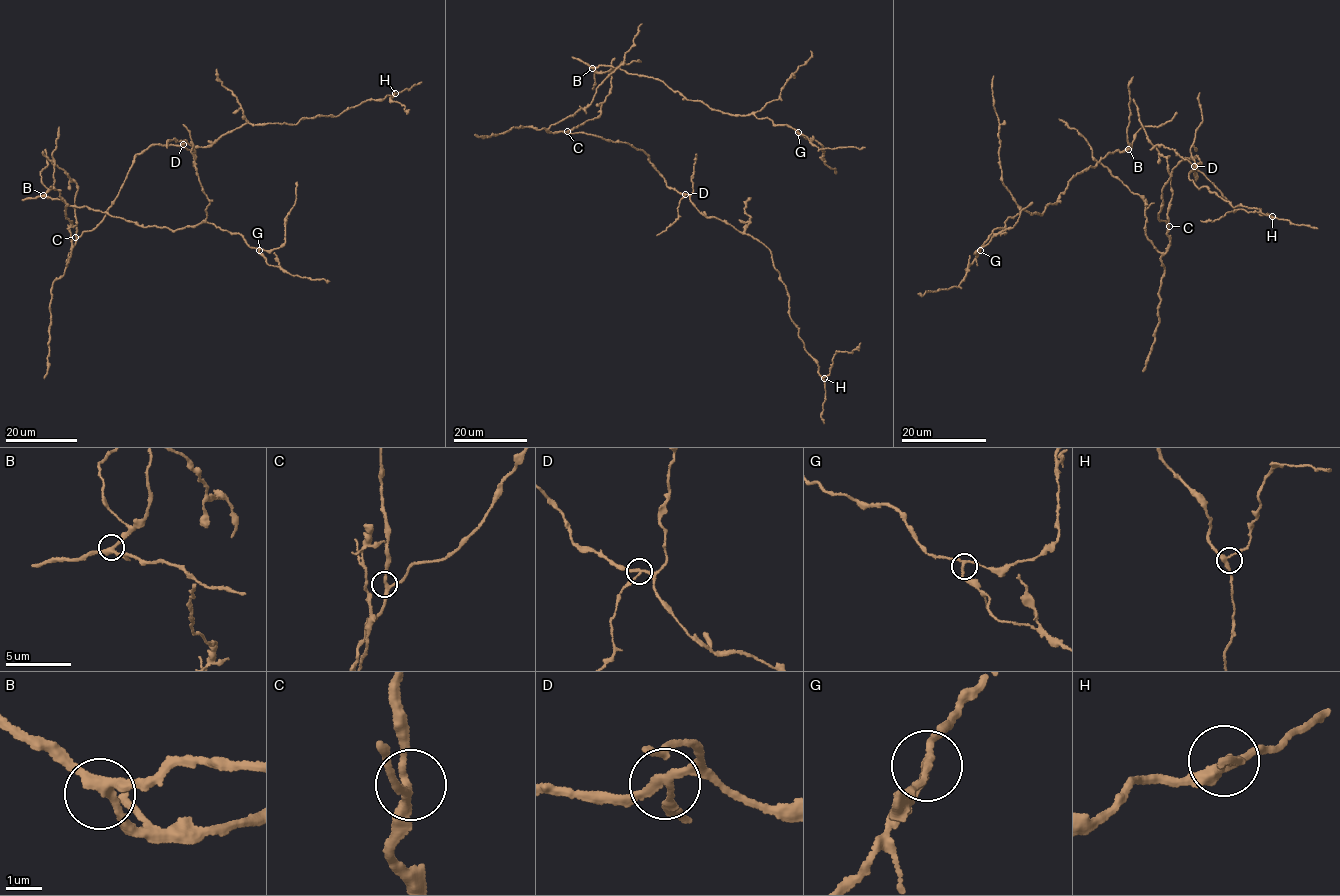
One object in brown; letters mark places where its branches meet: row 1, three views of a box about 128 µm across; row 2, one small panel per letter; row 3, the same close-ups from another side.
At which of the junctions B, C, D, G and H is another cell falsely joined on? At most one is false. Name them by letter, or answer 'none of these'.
D

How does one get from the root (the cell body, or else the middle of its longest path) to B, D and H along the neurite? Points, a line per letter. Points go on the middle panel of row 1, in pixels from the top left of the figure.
B: (574, 133), (547, 131), (552, 124), (592, 102), (599, 84), (619, 69), (599, 64), (592, 68)
D: (574, 133), (595, 134), (642, 149), (668, 186), (685, 194)
H: (574, 133), (642, 149), (668, 186), (689, 195), (699, 212), (768, 247), (789, 296), (790, 319), (824, 378)

